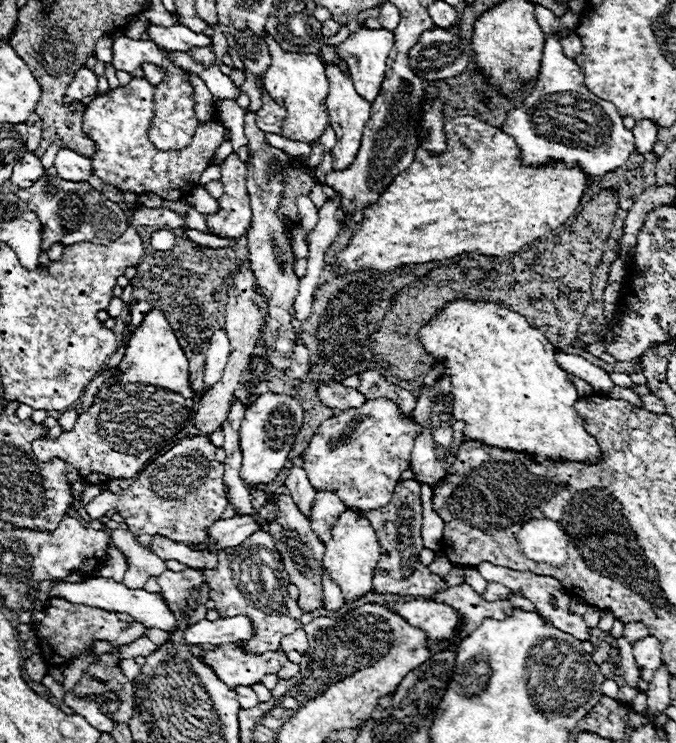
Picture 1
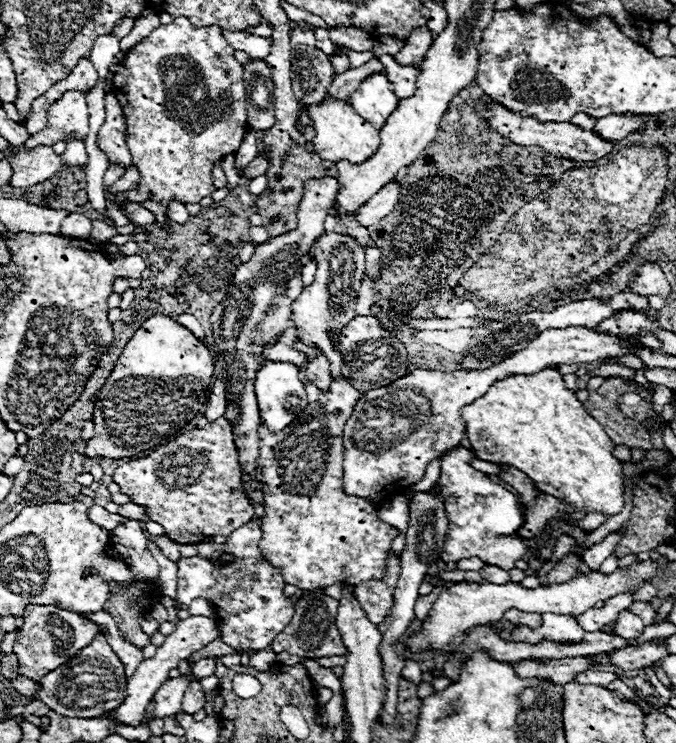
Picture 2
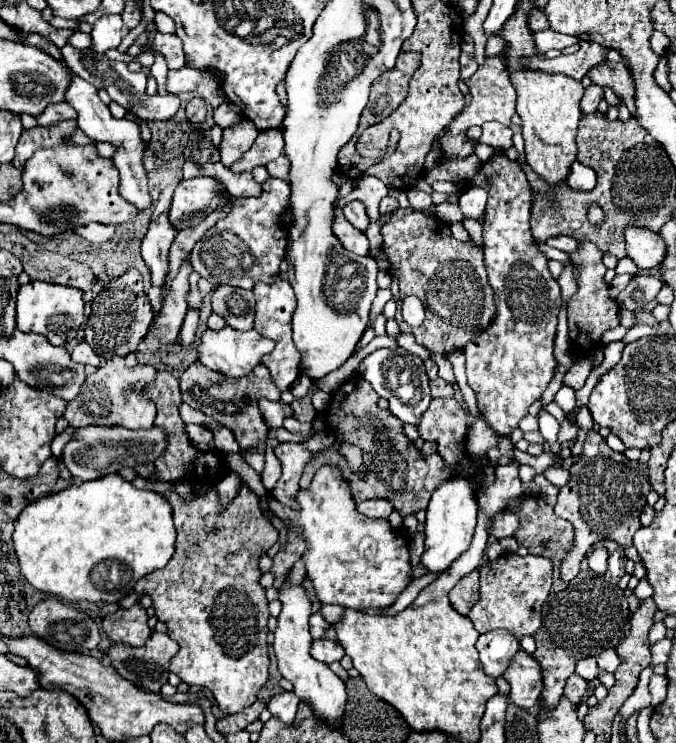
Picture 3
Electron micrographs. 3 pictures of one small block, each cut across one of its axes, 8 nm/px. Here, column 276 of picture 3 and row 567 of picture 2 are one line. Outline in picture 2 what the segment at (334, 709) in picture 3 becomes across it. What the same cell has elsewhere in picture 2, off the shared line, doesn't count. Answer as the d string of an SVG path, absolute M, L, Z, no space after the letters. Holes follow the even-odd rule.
M632 562L628 568L616 568L612 574L602 574L600 570L590 570L588 574L576 572L572 580L562 584L546 584L538 588L524 588L520 582L506 582L506 584L478 584L478 582L458 582L452 588L444 590L434 606L428 612L428 620L422 624L422 632L408 638L406 646L410 646L414 652L420 650L444 650L448 642L452 642L454 636L464 634L472 626L488 624L488 622L500 622L504 612L510 608L534 612L534 614L566 614L566 616L578 616L592 608L598 600L606 602L614 594L622 594L626 590L636 592L640 586L644 586L652 576L658 572L658 562Z

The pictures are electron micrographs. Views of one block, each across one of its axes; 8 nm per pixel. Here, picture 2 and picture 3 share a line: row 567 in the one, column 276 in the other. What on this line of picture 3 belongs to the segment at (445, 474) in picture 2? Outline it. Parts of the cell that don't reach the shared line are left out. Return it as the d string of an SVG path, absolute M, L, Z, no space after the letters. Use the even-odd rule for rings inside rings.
M322 466L314 474L310 488L300 490L294 500L300 504L300 510L282 506L280 502L274 502L272 496L268 496L268 506L306 542L308 550L302 554L302 560L318 600L322 604L338 604L354 610L394 604L402 590L412 582L406 536L396 532L386 518L372 520L358 514L350 486L336 466Z

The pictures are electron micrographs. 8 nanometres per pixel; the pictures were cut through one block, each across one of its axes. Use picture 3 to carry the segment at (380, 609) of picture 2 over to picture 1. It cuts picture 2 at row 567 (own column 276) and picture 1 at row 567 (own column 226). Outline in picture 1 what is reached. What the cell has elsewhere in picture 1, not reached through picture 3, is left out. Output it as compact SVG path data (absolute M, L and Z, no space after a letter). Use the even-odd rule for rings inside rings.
M404 480L396 486L394 498L390 504L368 510L364 514L378 536L380 546L380 562L378 570L374 570L374 590L380 594L396 594L396 596L422 596L430 598L436 592L444 592L448 586L444 578L432 574L428 566L420 564L420 552L424 548L422 542L422 502L420 502L420 486L414 480Z

